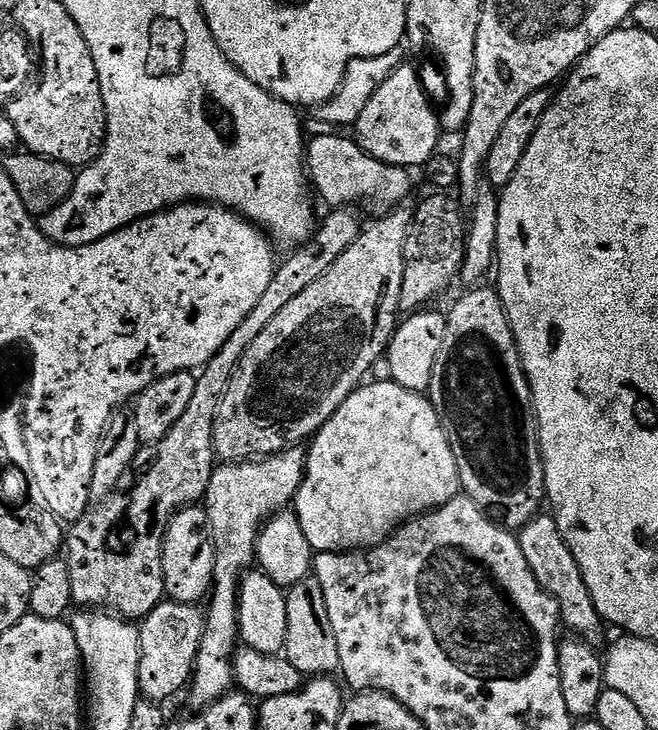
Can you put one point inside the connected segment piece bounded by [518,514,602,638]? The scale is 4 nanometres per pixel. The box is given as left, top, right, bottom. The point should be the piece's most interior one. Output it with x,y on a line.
549,558

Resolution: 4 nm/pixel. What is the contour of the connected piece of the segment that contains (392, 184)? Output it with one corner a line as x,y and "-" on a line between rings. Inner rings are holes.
332,134
336,136
316,136
307,141
303,152
303,162
306,175
314,189
315,195
320,196
329,205
329,209
335,210
345,206
357,206
356,204
369,204
372,208
379,210
391,210
403,205
408,196
408,191
412,188
412,180
408,177
408,172
404,168
395,168
395,163
385,162
383,159
368,156
364,149
360,147
355,139
347,140
344,134

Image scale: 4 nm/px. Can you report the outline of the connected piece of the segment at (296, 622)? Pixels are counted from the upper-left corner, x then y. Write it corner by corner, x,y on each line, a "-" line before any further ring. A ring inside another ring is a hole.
309,574
304,580
287,589
286,638
282,655
301,674
308,678
320,678
335,673
340,667
338,641
334,638
334,626
330,626
330,614
326,614
326,598
315,575

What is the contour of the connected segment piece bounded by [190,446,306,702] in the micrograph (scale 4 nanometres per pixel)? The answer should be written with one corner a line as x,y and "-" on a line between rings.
297,446
287,448
277,456
265,456
251,462
224,462
213,471
206,497
206,511
212,545
216,547
216,569
212,575
214,591
206,604
204,637
190,681
192,696
199,702
217,700
233,687
231,659
240,635
236,605
238,573
255,561
256,538
265,521
277,510
293,503
296,491
304,480
305,463
305,449

